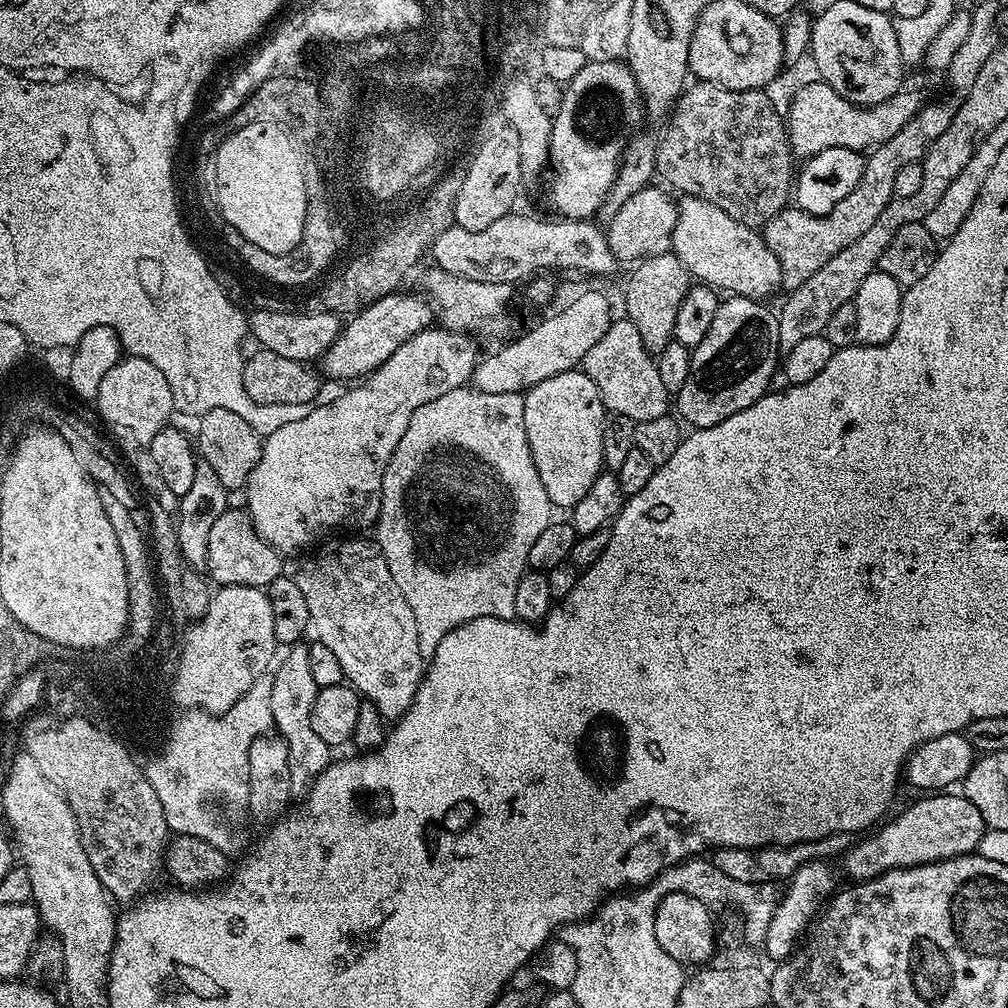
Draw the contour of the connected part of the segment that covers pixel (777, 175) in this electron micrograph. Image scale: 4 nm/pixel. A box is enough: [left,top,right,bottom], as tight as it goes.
[657,81,794,228]

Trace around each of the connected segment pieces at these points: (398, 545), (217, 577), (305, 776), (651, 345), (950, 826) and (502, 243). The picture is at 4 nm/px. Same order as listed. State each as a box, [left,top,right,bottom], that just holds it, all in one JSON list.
[[374,386,554,658],[207,506,285,589],[270,642,330,794],[624,251,690,354],[844,794,986,882],[431,215,618,286]]

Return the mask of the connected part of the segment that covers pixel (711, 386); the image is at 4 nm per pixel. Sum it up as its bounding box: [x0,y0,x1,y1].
[674,295,782,429]

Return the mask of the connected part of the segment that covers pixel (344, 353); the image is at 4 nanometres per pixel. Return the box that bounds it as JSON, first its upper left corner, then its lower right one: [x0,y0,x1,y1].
[322,291,434,382]

